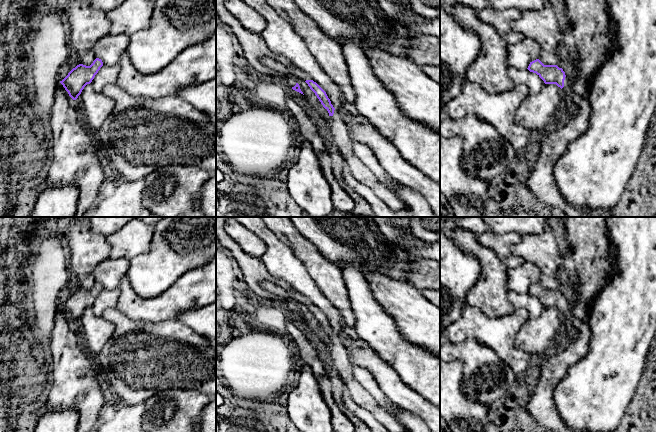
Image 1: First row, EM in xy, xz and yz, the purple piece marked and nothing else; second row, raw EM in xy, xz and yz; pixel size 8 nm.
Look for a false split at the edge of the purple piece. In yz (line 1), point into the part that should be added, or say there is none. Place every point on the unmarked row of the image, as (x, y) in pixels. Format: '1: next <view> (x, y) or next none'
1: next yz (567, 306)

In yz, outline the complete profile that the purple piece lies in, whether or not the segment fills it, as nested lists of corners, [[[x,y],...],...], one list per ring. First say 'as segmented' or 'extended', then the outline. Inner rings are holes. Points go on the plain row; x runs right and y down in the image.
extended | [[[536,283],[530,286],[527,293],[536,297],[545,308],[556,308],[564,317],[570,314],[571,303],[557,289],[544,289],[539,283]]]

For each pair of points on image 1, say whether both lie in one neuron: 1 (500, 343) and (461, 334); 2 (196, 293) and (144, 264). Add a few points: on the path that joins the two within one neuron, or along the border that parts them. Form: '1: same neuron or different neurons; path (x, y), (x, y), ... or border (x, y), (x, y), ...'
1: same neuron; path (490, 333), (471, 332)
2: different neurons; border (195, 268), (184, 272), (168, 288), (156, 295)

